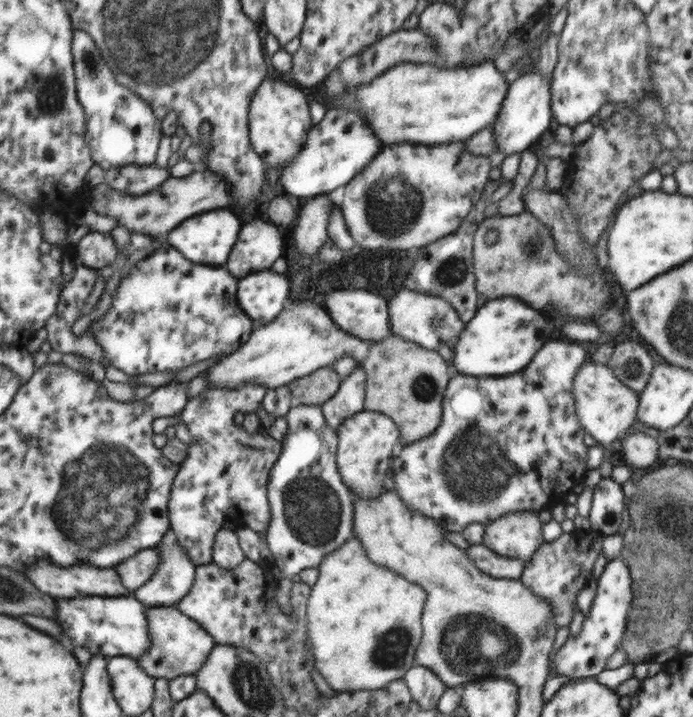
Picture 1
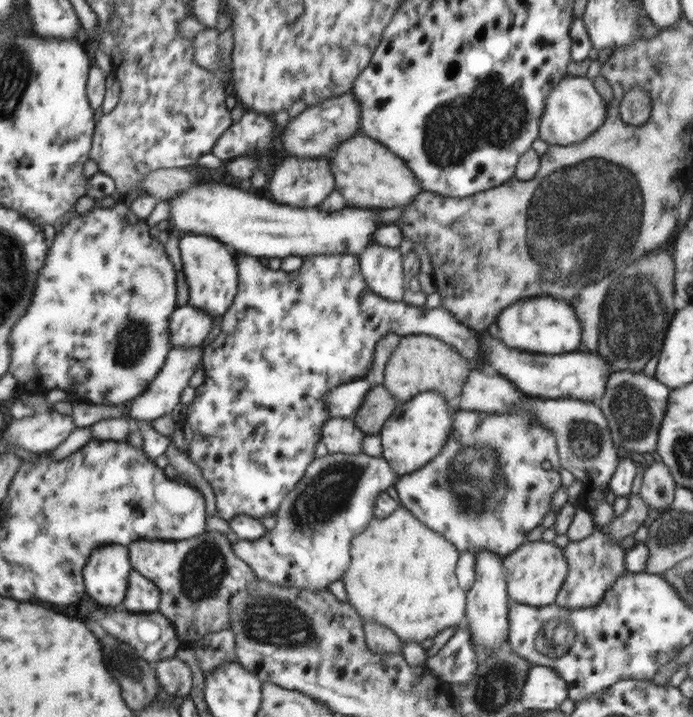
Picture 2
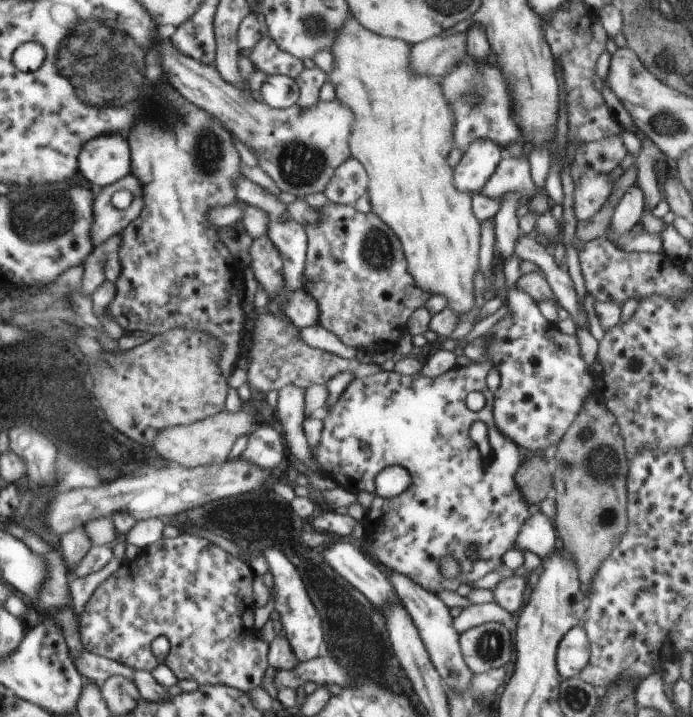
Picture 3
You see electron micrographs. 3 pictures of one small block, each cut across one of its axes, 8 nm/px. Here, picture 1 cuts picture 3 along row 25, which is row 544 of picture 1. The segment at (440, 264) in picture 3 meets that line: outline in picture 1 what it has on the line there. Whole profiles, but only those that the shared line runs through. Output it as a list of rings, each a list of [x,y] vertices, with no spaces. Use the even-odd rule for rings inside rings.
[[[354,535],[321,560],[318,577],[308,595],[305,634],[315,670],[334,692],[380,690],[393,680],[401,679],[412,667],[411,661],[420,642],[420,618],[425,592],[417,584],[404,579],[389,568],[373,564]]]

